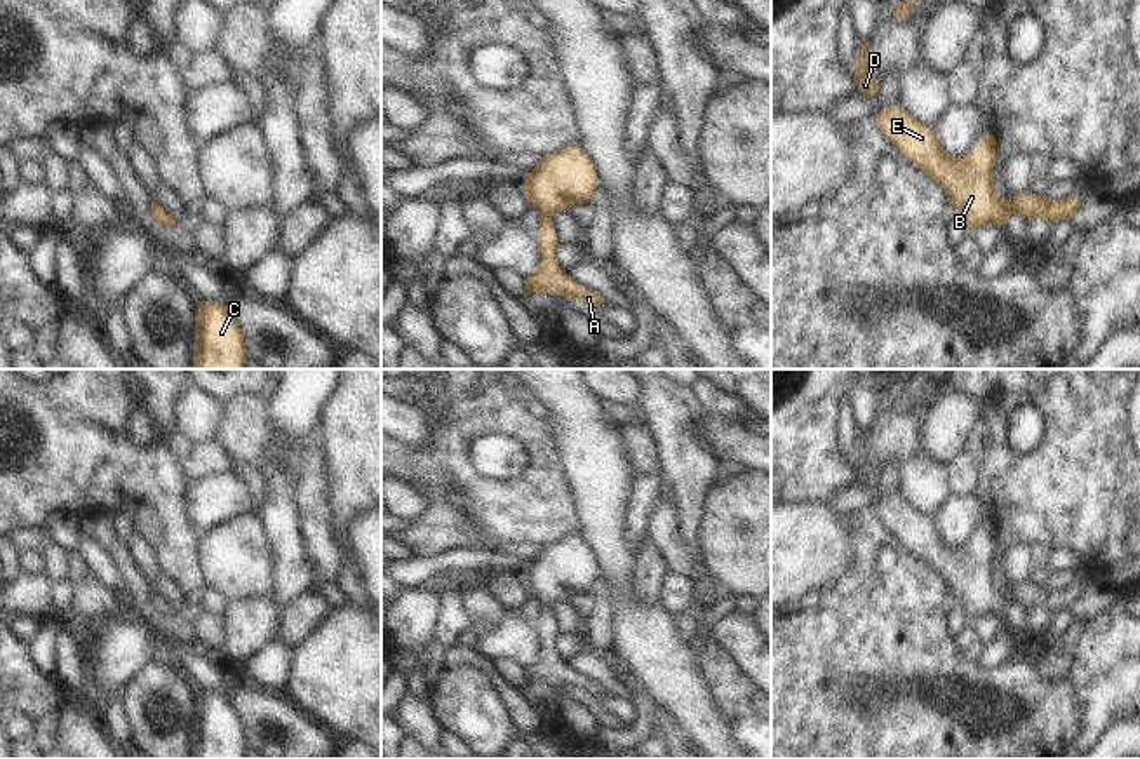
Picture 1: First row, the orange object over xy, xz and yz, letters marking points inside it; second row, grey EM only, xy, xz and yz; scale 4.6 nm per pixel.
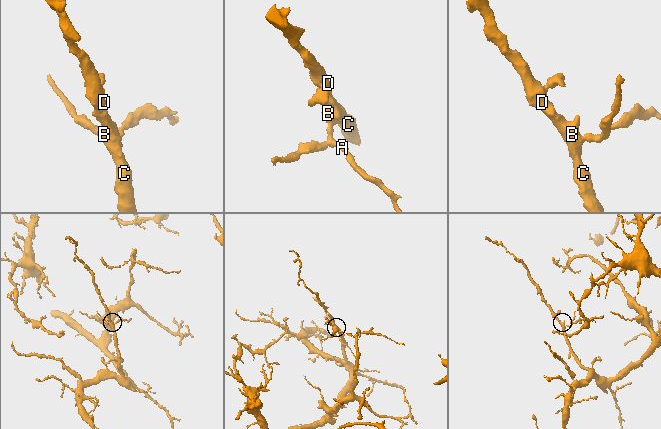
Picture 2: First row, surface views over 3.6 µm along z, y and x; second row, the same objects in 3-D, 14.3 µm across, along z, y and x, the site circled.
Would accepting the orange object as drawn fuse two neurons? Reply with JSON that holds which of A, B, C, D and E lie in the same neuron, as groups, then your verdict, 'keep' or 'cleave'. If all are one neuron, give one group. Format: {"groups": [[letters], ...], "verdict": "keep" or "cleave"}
{"groups": [["A", "B", "C", "D", "E"]], "verdict": "keep"}

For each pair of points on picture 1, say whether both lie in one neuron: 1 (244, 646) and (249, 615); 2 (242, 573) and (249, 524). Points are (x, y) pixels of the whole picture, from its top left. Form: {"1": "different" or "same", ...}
{"1": "same", "2": "same"}

